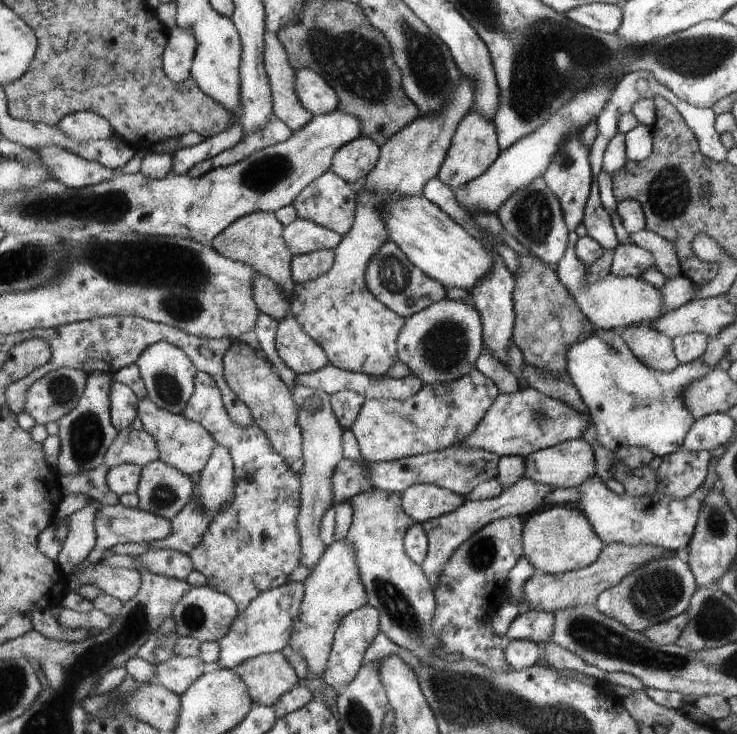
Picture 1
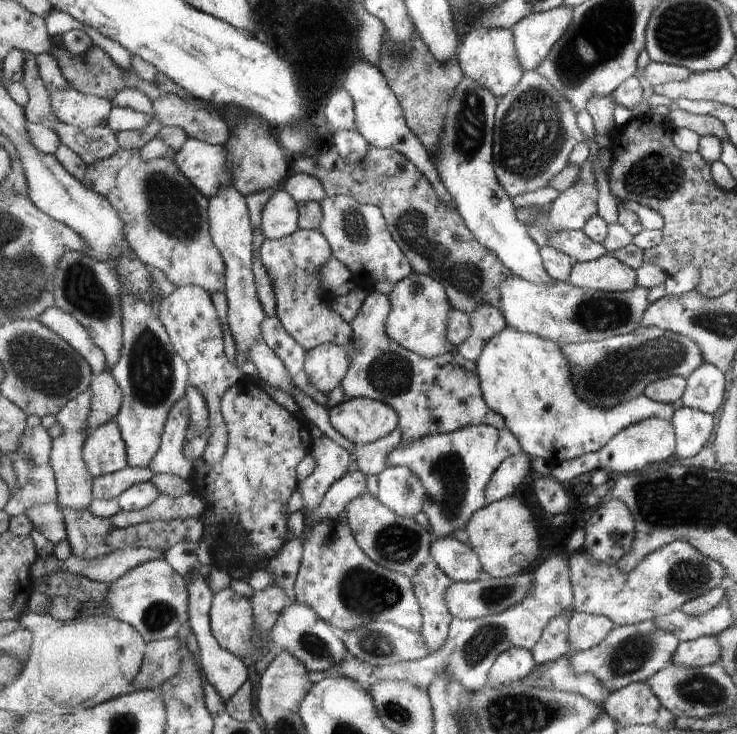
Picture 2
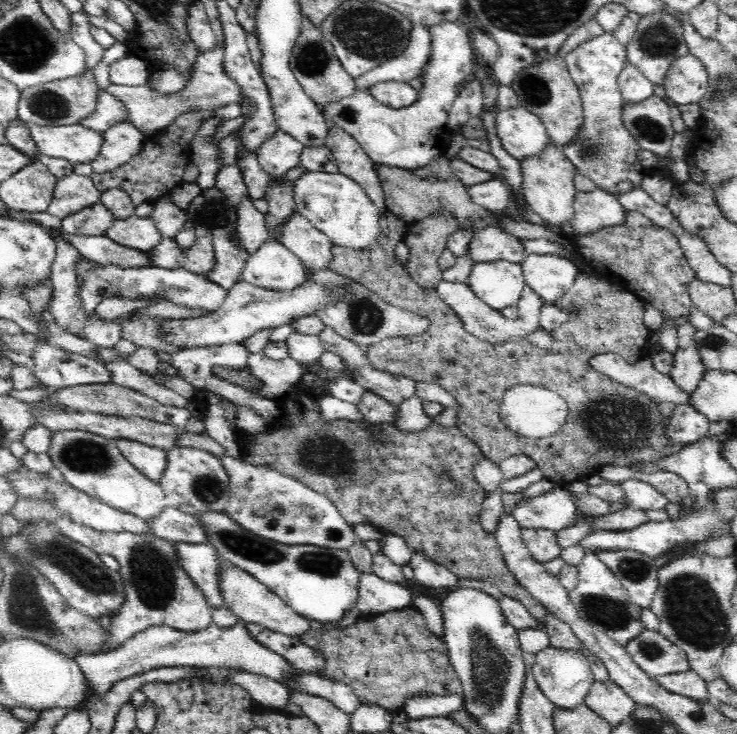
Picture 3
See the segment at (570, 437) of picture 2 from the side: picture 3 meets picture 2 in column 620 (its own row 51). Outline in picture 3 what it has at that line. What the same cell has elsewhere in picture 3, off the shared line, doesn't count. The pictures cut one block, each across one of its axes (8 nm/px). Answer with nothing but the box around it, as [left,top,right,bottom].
[355,24,432,91]

